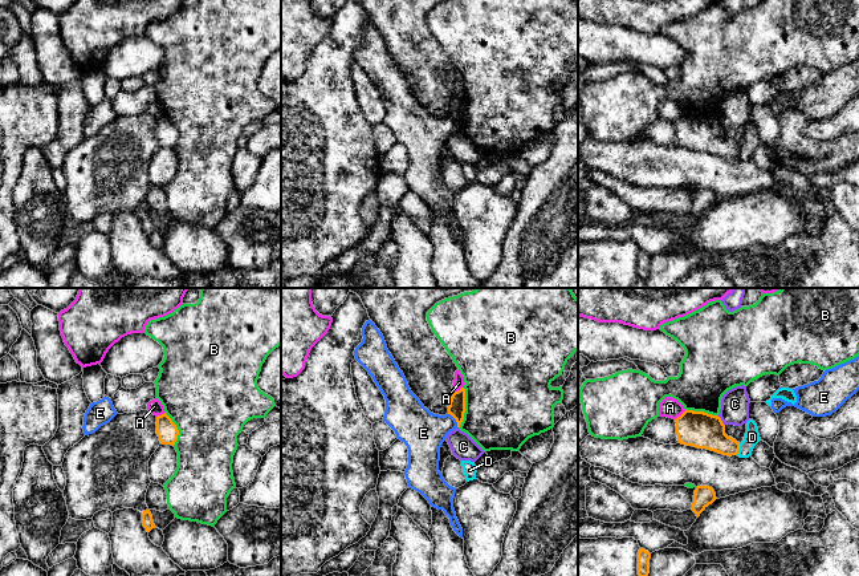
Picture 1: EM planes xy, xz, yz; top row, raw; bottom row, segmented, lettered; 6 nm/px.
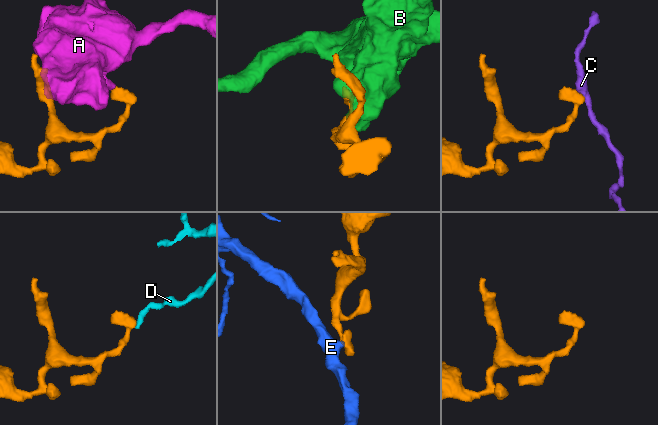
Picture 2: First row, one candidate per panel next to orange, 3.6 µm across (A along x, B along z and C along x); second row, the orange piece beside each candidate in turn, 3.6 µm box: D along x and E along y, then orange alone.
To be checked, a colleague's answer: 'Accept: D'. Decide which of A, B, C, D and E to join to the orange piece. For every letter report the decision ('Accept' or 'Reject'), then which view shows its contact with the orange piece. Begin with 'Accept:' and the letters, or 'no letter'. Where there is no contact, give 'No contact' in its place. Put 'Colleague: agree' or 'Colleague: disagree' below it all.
Accept: no letter
A: Reject. Touches orange in yz
B: Reject. Touches orange in xz
C: Reject. Touches orange in yz
D: Reject. Touches orange in yz
E: Reject. Touches orange in xz
Colleague: disagree

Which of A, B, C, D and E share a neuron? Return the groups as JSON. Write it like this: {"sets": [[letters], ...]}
{"sets": [["A"], ["B"], ["C"], ["D"], ["E"]]}

